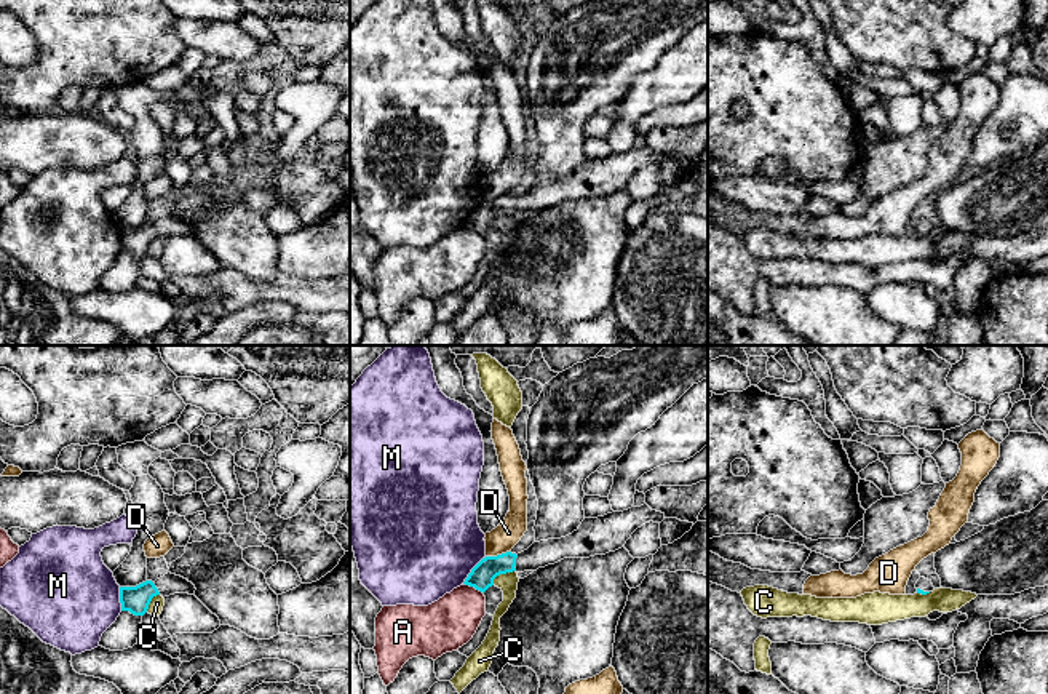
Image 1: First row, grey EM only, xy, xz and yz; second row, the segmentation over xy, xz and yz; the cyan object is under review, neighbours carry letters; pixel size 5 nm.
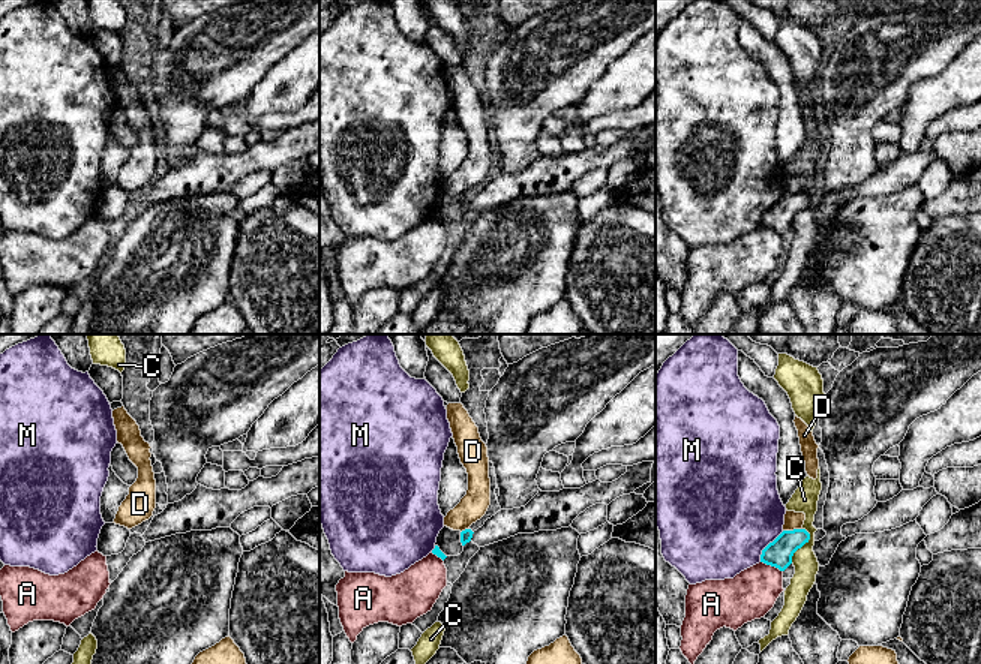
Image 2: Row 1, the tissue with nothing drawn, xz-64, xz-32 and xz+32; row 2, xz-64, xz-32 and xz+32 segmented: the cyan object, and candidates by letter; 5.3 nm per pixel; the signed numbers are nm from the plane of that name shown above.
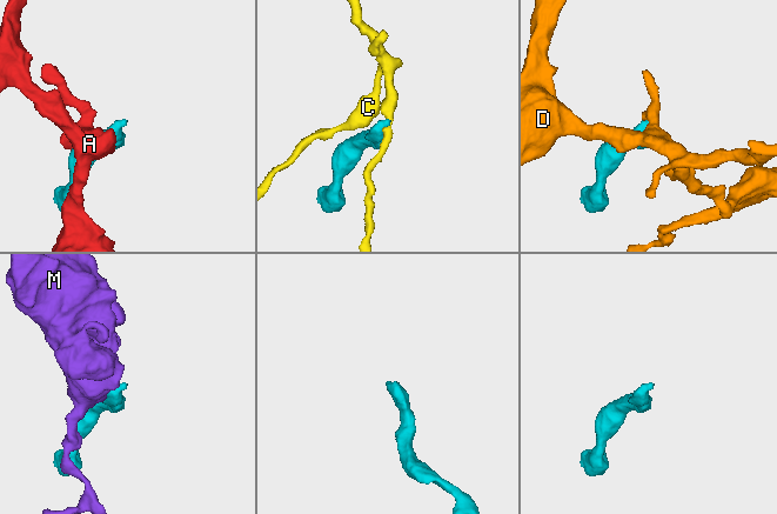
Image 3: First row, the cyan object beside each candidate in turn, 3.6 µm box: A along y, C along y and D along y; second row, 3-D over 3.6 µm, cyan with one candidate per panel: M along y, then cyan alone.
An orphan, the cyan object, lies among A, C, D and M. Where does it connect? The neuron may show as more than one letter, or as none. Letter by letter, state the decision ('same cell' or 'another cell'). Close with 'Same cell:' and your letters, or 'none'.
A: another cell
C: another cell
D: another cell
M: another cell
Same cell: none

